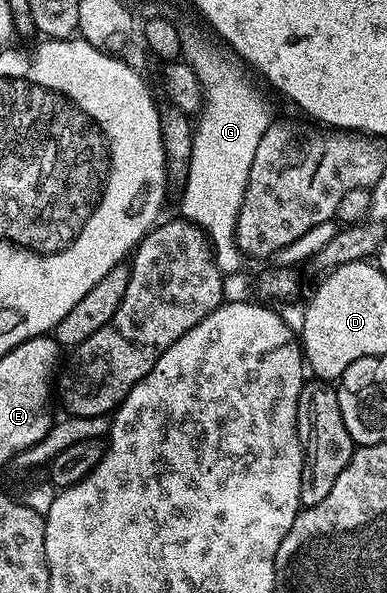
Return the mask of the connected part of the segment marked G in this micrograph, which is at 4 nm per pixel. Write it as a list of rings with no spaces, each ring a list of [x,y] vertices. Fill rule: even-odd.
[[[197,48],[187,60],[204,88],[205,104],[195,120],[180,215],[204,233],[213,263],[221,273],[239,272],[243,268],[243,253],[237,244],[237,215],[247,190],[251,161],[255,159],[255,150],[270,126],[271,117],[240,70],[219,53]]]

